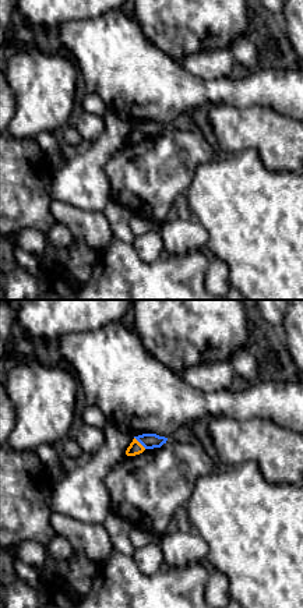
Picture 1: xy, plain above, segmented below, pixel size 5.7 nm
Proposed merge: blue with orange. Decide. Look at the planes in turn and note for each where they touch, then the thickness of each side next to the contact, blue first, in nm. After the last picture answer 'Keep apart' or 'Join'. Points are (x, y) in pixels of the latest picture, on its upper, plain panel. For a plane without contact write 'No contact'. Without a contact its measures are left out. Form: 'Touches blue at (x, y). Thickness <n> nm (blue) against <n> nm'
Touches blue at (140, 130). Thickness 90 nm (blue) against 80 nm

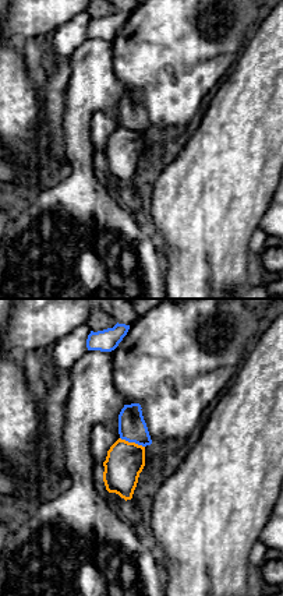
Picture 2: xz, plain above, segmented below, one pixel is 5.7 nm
Touches blue at (133, 129). Thickness 160 nm (blue) against 220 nm

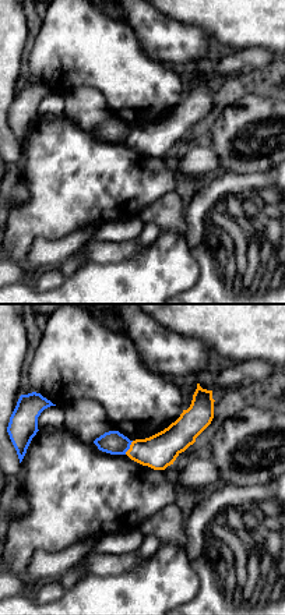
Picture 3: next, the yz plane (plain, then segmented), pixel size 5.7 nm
Touches blue at (129, 135). Thickness 140 nm (blue) against 200 nm

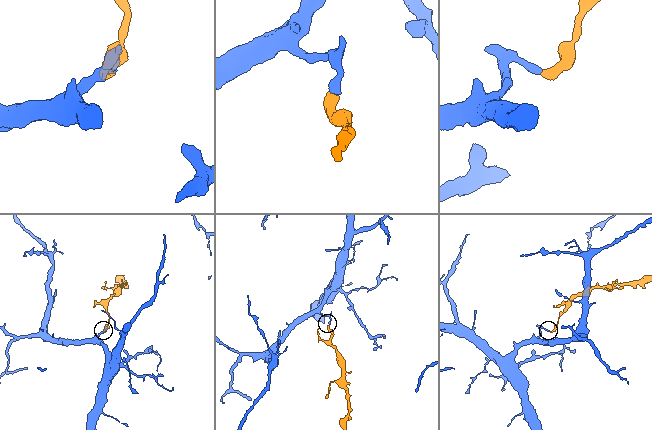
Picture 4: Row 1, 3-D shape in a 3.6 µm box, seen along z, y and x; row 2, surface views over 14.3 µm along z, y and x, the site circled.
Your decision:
Keep apart

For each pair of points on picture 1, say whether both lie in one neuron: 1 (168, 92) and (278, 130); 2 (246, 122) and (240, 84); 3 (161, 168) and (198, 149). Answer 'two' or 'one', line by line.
1: two
2: two
3: one

